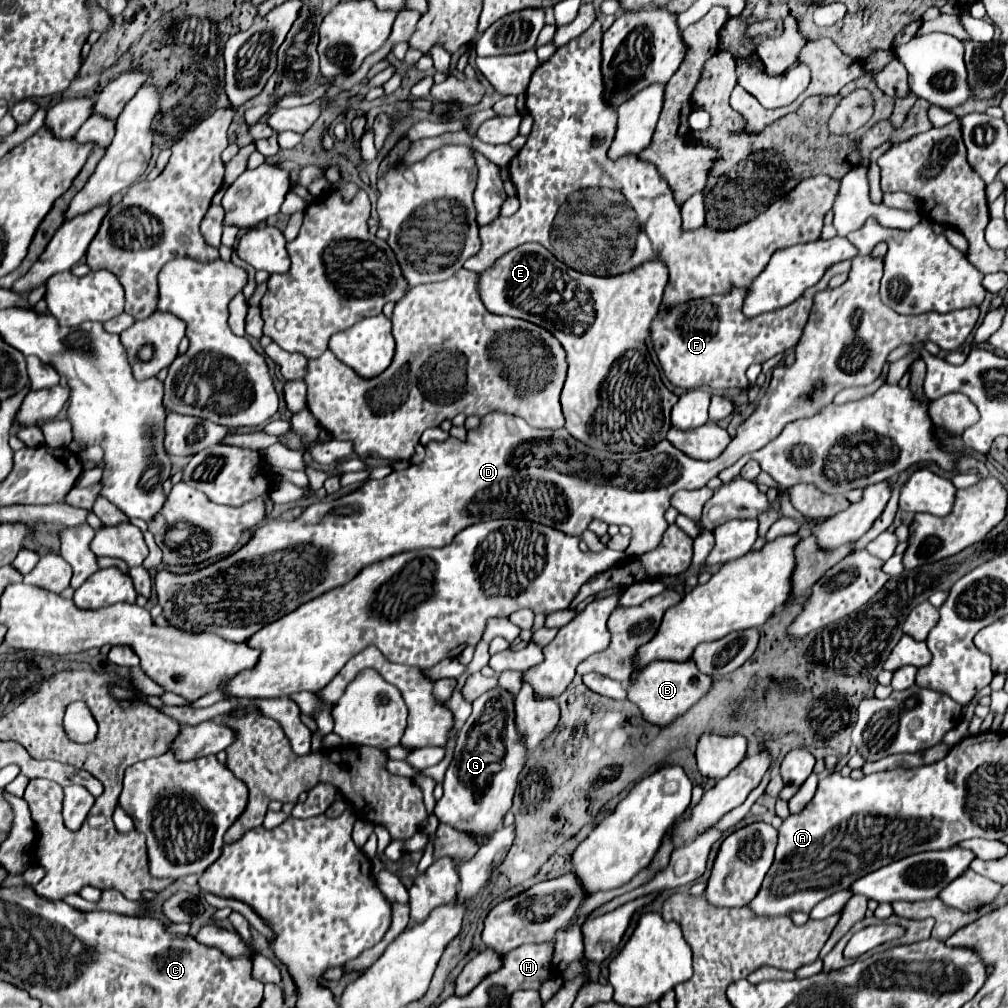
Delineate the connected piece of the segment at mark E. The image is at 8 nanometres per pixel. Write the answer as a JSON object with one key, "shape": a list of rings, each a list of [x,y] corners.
{"shape":[[[525,243],[507,255],[499,257],[489,269],[479,273],[479,295],[483,305],[499,315],[511,315],[549,329],[567,351],[567,381],[561,393],[561,407],[565,429],[573,439],[587,443],[593,449],[607,449],[613,453],[641,451],[665,439],[671,427],[671,407],[677,395],[671,393],[655,367],[645,339],[651,335],[651,323],[661,305],[663,289],[667,285],[667,267],[659,261],[647,261],[631,273],[615,277],[595,277],[579,273],[557,257],[553,257],[539,243]]]}

